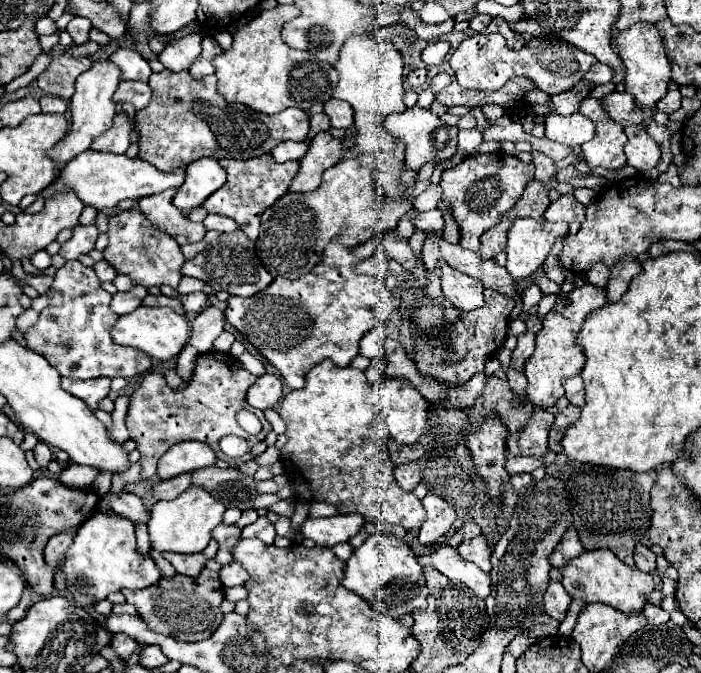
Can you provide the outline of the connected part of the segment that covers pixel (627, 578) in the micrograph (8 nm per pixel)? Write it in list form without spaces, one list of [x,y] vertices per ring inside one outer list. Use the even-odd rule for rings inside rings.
[[[606,548],[604,550],[590,550],[590,552],[584,550],[584,554],[568,560],[566,566],[560,568],[560,572],[562,572],[562,584],[572,598],[586,600],[586,602],[610,604],[612,608],[616,608],[624,614],[640,614],[646,604],[644,594],[654,590],[652,574],[646,574],[638,568],[626,566],[624,562],[620,562],[616,558],[616,554],[612,554]]]

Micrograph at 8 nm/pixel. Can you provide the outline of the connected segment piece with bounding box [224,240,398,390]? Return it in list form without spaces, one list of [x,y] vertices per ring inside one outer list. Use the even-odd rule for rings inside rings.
[[[332,240],[324,258],[300,280],[274,278],[272,286],[256,298],[230,296],[224,312],[226,320],[258,348],[258,352],[278,368],[292,390],[304,386],[304,376],[322,360],[332,360],[344,368],[358,356],[360,338],[374,326],[386,324],[398,310],[392,292],[376,276],[354,274],[356,258],[352,250]]]

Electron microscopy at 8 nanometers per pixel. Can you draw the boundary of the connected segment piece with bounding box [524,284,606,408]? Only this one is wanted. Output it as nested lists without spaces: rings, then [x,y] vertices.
[[[584,284],[580,288],[574,288],[568,294],[558,294],[554,308],[546,314],[542,320],[542,332],[536,336],[536,350],[524,364],[524,374],[528,378],[526,396],[534,406],[548,408],[554,406],[558,398],[564,396],[562,380],[576,376],[584,366],[584,354],[574,344],[576,334],[580,332],[580,326],[584,324],[586,316],[606,304],[606,292],[604,288],[596,288],[592,284]]]

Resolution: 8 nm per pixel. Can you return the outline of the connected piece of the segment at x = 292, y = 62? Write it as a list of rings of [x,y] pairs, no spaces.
[[[278,4],[272,10],[262,10],[246,26],[238,28],[234,34],[232,48],[222,52],[212,60],[218,78],[218,94],[232,104],[244,104],[262,114],[278,114],[284,108],[296,106],[308,110],[316,102],[326,102],[338,84],[338,72],[334,66],[322,62],[310,62],[310,54],[302,50],[288,48],[282,38],[282,26],[296,18],[300,10],[294,4]]]

